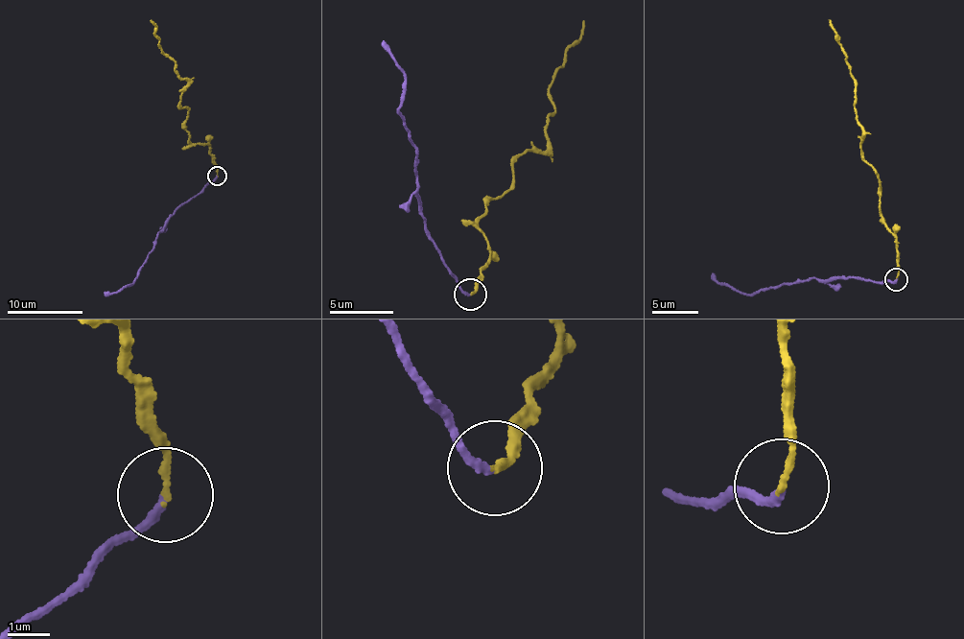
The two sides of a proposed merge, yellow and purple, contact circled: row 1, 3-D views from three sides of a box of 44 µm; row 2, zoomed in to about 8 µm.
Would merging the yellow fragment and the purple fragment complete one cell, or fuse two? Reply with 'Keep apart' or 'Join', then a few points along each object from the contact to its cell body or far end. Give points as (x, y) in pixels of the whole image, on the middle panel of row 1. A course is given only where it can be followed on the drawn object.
Keep apart. Course of yellow: (470, 294), (487, 267), (484, 203), (507, 191), (519, 157), (548, 149), (550, 86), (582, 20). Course of purple: (470, 294), (458, 287), (458, 275), (447, 270), (423, 215), (416, 158), (400, 110), (403, 68), (383, 40)

